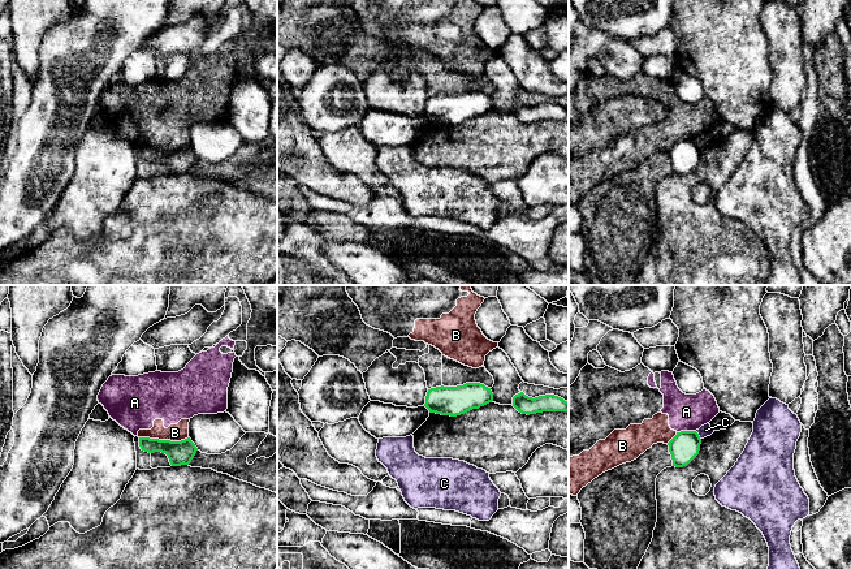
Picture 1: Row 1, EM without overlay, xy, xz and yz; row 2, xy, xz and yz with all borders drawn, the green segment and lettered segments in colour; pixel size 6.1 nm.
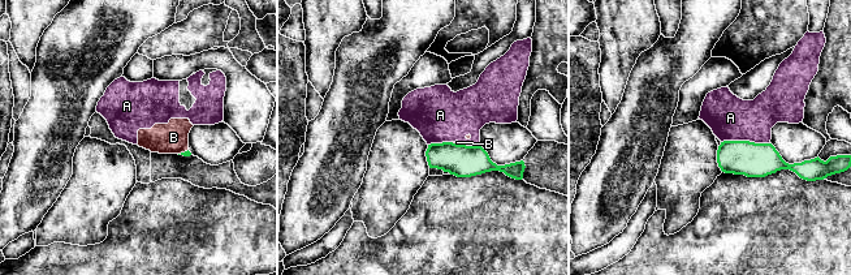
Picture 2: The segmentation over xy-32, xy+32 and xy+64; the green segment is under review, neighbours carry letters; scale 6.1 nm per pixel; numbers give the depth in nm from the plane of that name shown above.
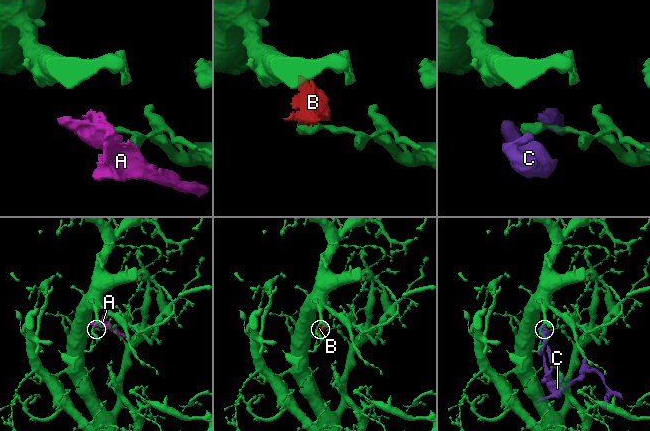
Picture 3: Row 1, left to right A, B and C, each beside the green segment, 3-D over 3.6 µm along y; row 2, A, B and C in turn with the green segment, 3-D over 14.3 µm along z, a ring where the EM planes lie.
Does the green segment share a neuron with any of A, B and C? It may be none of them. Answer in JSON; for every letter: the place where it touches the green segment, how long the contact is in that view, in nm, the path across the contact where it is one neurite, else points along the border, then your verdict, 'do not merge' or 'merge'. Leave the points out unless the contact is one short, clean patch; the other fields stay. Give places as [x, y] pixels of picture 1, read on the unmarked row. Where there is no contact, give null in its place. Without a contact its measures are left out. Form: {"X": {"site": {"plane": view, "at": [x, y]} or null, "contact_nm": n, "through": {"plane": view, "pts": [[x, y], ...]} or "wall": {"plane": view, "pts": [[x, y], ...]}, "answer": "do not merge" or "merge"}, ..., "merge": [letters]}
{"A": {"site": {"plane": "yz", "at": [686, 139]}, "contact_nm": 120, "answer": "do not merge"}, "B": {"site": {"plane": "xy", "at": [164, 149]}, "contact_nm": 300, "wall": {"plane": "xy", "pts": [[139, 145], [160, 149], [184, 149], [188, 146]]}, "answer": "do not merge"}, "C": {"site": {"plane": "yz", "at": [698, 143]}, "contact_nm": 70, "answer": "do not merge"}, "merge": []}

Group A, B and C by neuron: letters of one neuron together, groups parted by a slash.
A B / C

